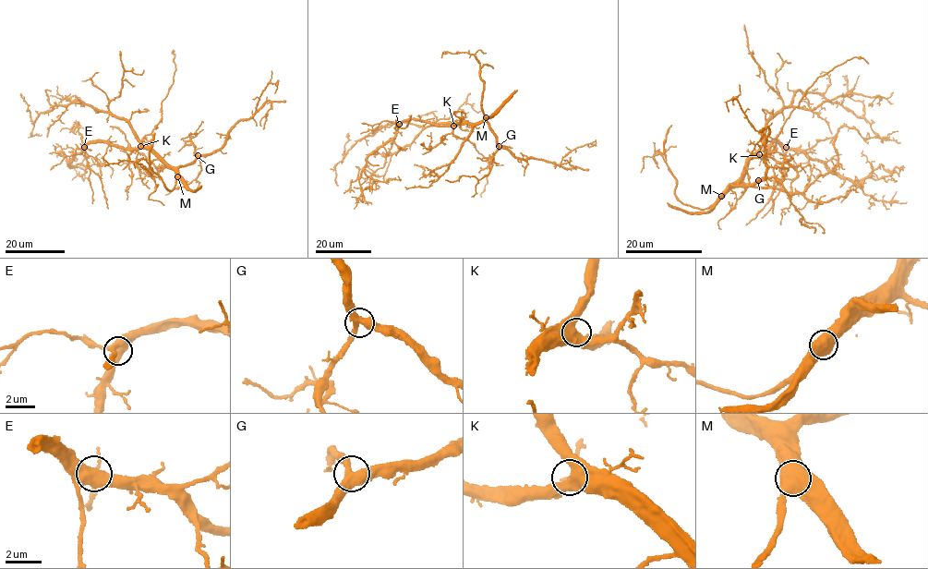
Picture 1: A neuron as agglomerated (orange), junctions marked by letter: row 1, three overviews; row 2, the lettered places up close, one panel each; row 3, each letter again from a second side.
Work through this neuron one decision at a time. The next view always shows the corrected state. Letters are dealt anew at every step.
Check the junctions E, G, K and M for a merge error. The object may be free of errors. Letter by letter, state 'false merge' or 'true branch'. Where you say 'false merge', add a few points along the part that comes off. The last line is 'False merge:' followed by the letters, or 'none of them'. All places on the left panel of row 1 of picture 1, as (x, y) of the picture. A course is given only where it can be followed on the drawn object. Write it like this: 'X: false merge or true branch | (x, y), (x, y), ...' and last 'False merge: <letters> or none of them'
E: true branch
G: true branch
K: true branch
M: true branch
False merge: none of them

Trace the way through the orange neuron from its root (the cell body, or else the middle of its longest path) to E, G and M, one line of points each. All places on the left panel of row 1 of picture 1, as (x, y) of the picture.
E: (150, 146), (122, 148), (89, 141), (84, 147)
G: (150, 146), (173, 166), (188, 164), (198, 155)
M: (150, 146), (172, 165), (177, 176)

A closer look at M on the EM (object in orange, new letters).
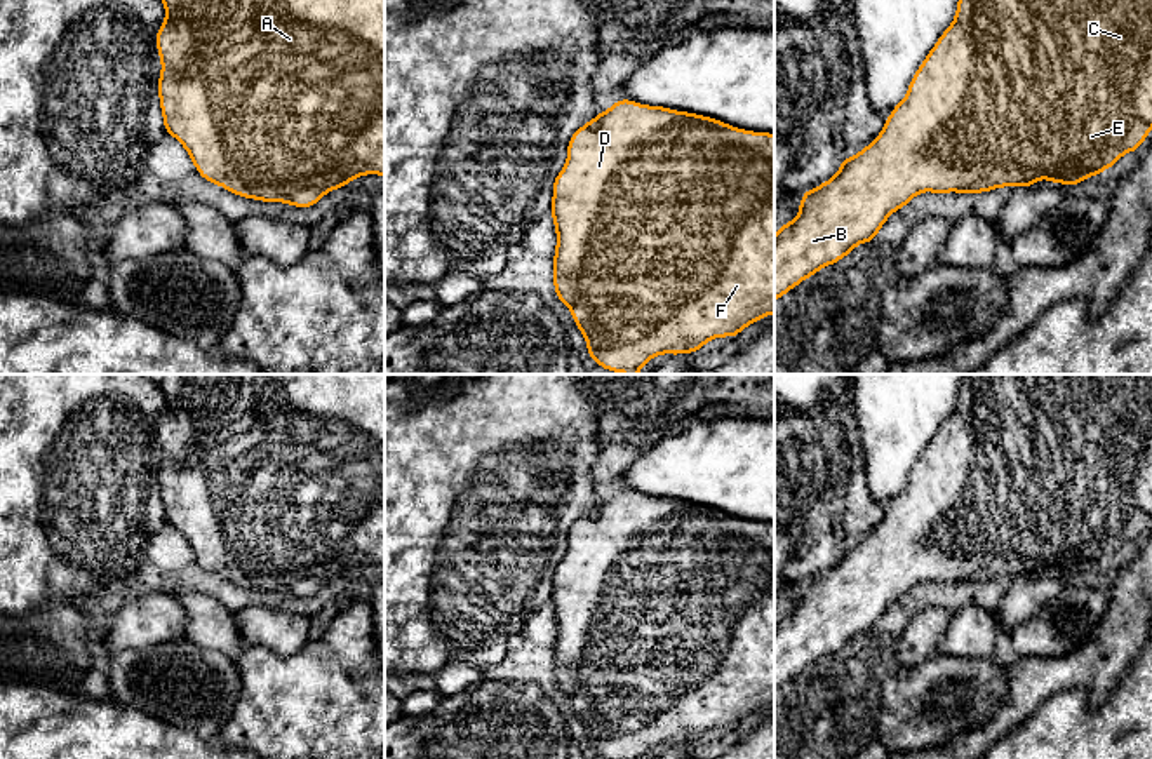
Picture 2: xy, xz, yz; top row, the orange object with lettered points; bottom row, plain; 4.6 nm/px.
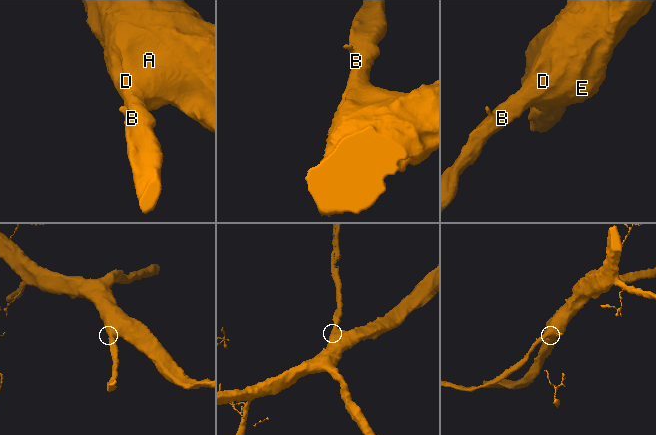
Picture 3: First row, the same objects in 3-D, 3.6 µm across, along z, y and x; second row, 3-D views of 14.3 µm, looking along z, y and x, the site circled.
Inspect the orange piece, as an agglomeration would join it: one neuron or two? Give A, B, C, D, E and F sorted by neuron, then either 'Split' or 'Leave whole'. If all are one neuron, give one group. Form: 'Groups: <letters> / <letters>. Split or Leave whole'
Groups: A B C D E F. Leave whole

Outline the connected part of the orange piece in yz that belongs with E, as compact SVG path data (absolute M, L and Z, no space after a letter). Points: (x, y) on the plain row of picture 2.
M962 374L954 413L938 428L910 470L905 489L891 500L884 519L858 545L842 548L839 562L827 573L802 583L800 599L792 613L774 625L774 693L780 686L849 644L860 632L874 632L891 602L900 601L921 581L981 583L1001 576L1030 578L1048 568L1055 574L1079 576L1084 568L1098 566L1124 543L1136 541L1152 519L1152 374Z

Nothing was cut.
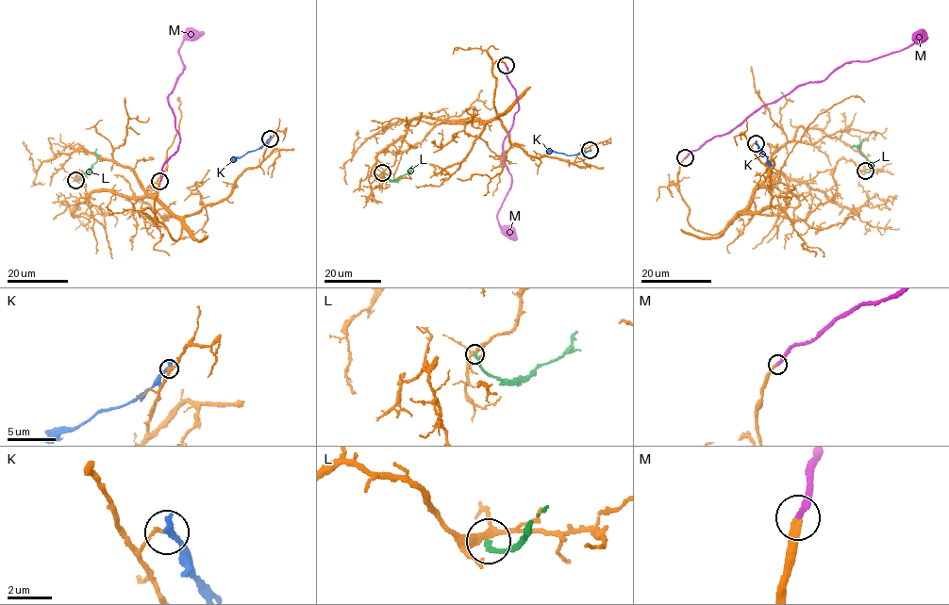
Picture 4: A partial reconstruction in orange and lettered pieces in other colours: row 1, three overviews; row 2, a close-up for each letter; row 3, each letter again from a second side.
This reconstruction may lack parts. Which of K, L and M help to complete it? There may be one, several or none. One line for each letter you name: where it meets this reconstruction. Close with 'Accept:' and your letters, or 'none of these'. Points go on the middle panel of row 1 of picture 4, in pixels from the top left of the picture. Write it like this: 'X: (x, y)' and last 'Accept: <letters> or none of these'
M: (506, 65)
Accept: M

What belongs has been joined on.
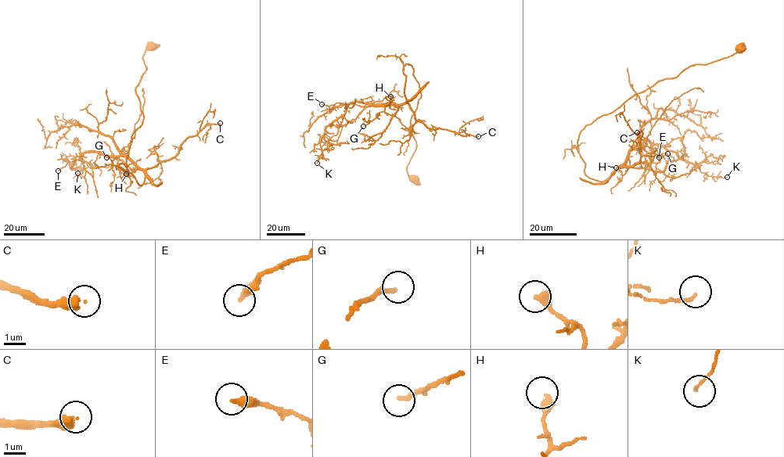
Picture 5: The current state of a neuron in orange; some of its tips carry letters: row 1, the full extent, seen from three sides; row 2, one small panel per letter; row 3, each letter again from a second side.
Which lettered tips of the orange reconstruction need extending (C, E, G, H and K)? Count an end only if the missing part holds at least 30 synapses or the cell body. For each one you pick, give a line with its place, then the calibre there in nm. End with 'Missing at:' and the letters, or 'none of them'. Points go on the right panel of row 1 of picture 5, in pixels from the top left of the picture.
C: at (637, 132); 400 nm thick
Missing at: C

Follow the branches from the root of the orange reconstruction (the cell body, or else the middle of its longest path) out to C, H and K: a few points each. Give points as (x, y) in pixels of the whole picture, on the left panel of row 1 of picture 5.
C: (150, 46), (134, 90), (143, 117), (126, 157), (138, 185), (187, 138), (220, 123)
H: (150, 46), (134, 90), (143, 117), (126, 157), (143, 184), (132, 163), (126, 174)
K: (150, 46), (126, 157), (143, 184), (122, 156), (84, 151), (77, 173)

